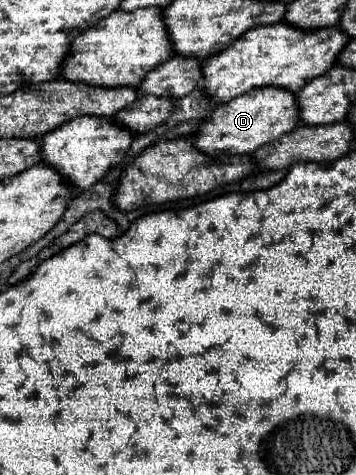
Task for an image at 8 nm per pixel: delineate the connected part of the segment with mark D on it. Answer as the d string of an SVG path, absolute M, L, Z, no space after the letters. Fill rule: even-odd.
M258 87L246 95L218 105L208 119L200 125L194 145L204 153L254 153L258 147L278 139L282 133L288 133L300 125L300 107L296 95L278 87Z

